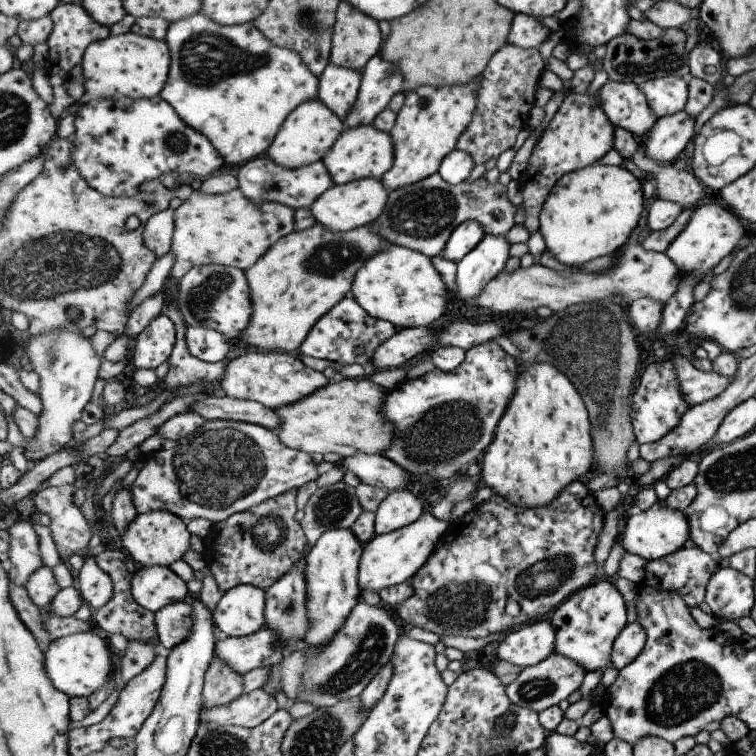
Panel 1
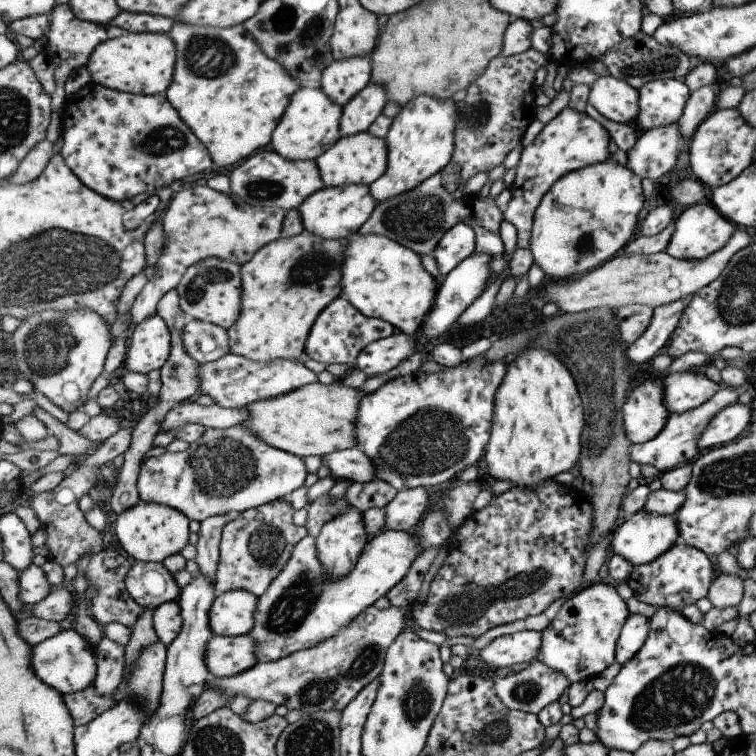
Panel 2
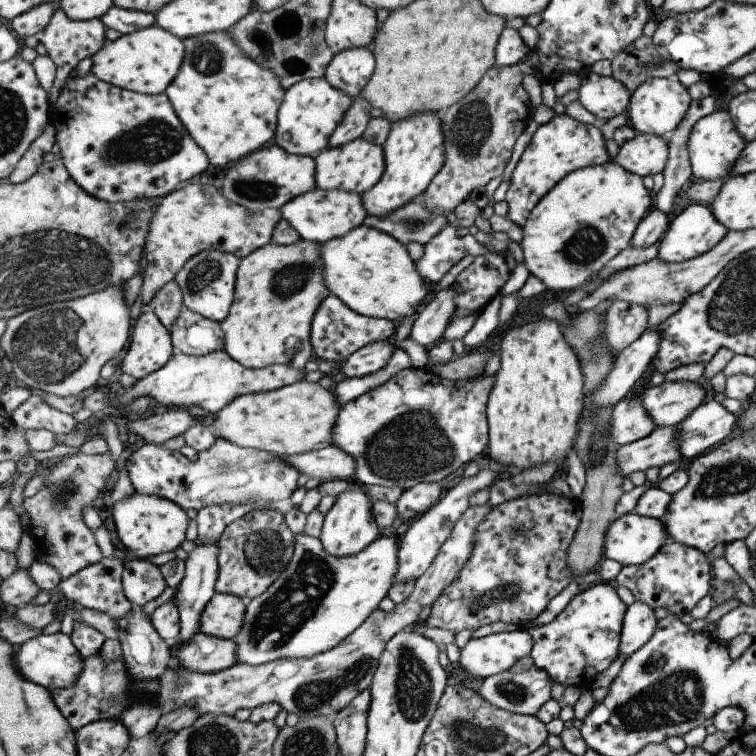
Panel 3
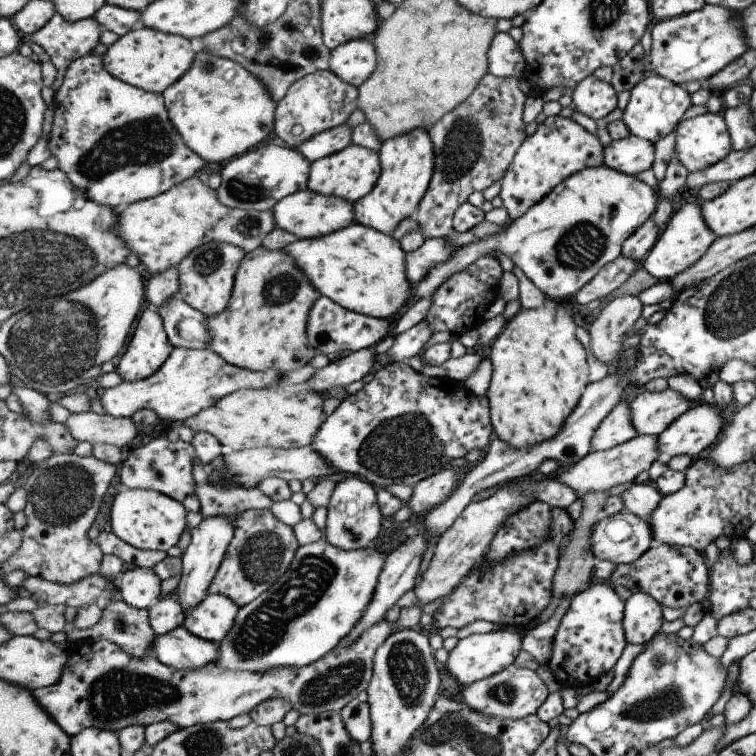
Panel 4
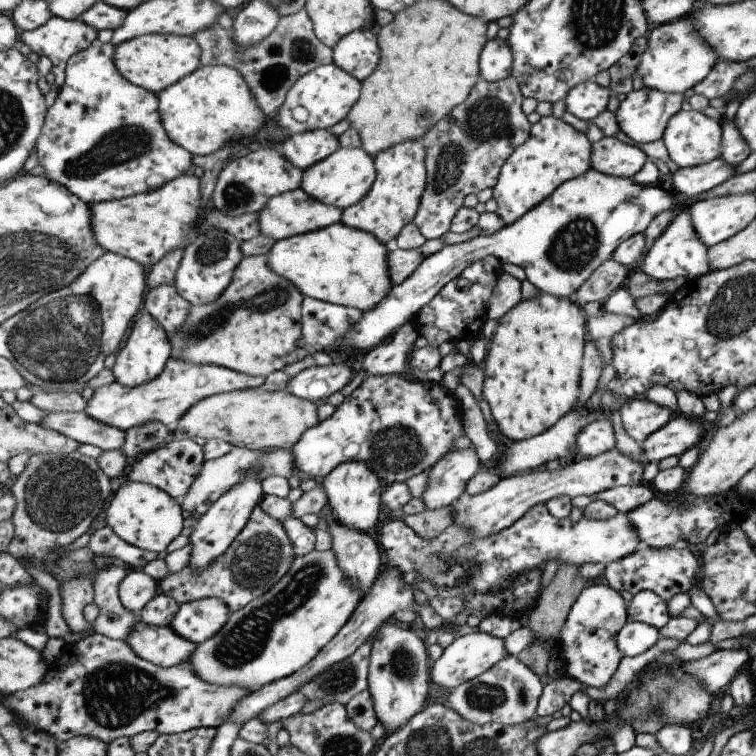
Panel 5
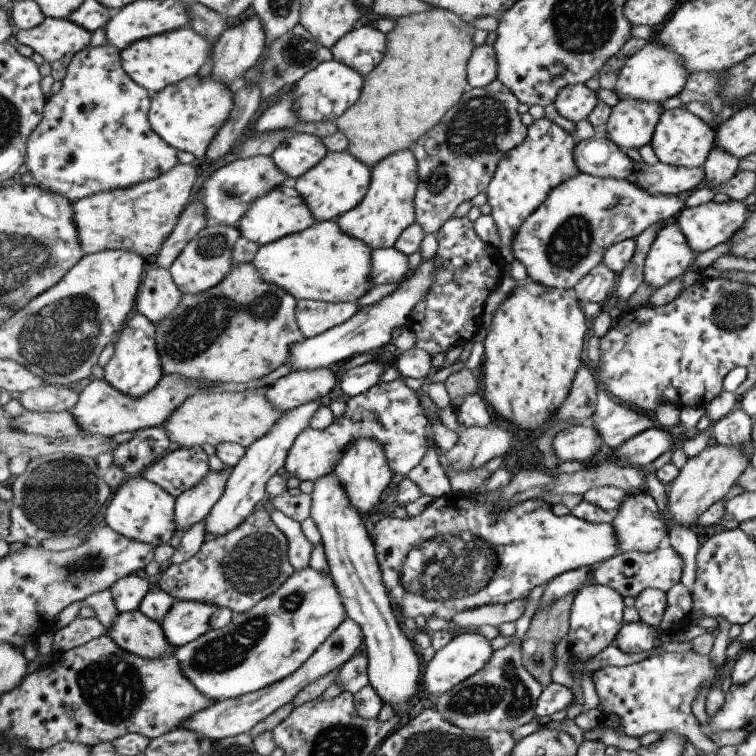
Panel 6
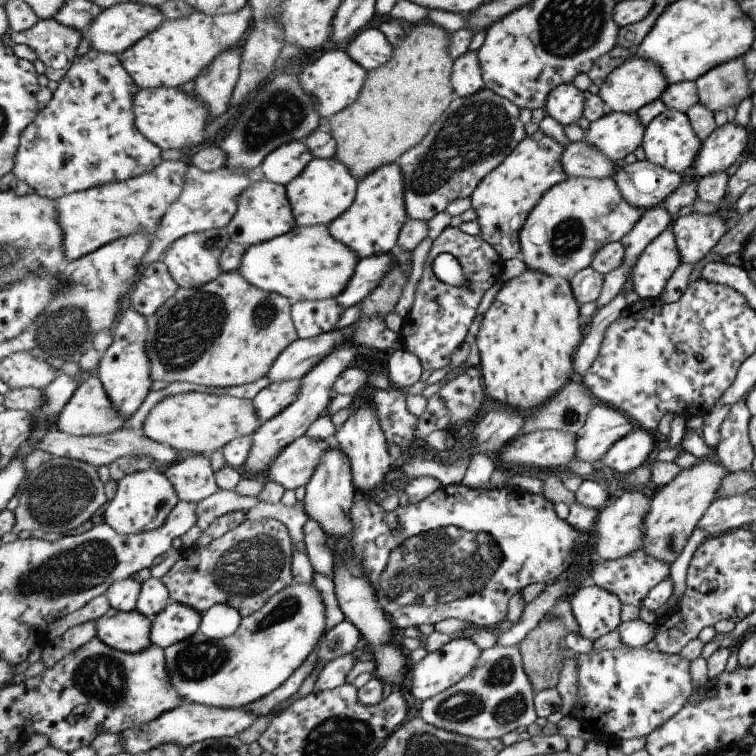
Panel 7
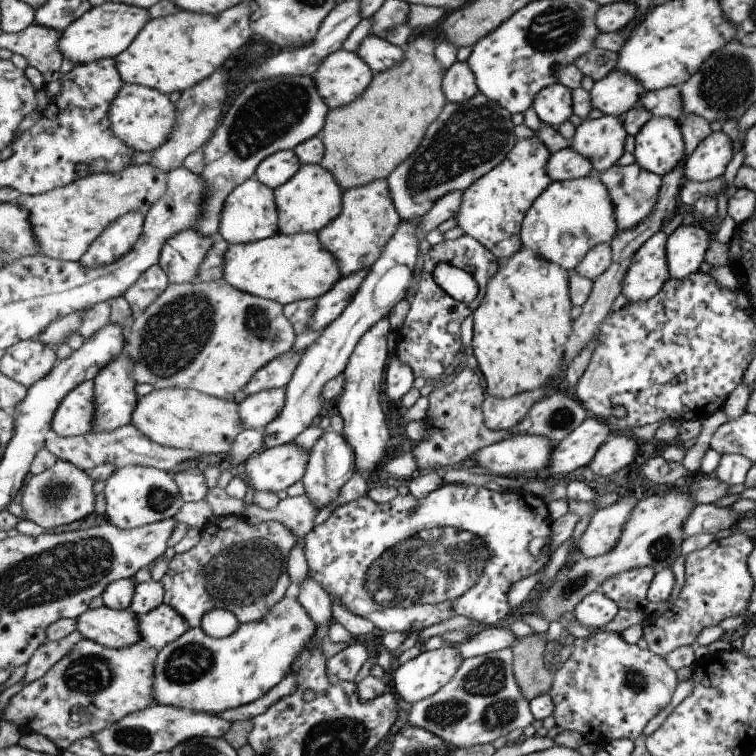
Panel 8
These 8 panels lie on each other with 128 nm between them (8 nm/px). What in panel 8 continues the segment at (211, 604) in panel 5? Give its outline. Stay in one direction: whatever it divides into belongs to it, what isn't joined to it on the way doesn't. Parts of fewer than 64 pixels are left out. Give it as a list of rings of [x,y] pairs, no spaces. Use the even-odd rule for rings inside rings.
[[[163,603],[157,610],[149,612],[147,616],[140,617],[141,636],[143,640],[149,642],[158,651],[165,646],[179,640],[181,636],[187,634],[189,622],[185,622],[184,616],[176,609]]]

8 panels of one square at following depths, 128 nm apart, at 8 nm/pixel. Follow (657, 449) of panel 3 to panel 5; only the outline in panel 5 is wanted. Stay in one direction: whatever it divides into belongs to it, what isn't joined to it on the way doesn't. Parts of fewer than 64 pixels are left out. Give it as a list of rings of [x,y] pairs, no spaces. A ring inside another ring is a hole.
[[[611,449],[605,454],[591,458],[578,458],[565,463],[561,468],[553,471],[532,471],[515,476],[502,477],[499,484],[485,492],[471,496],[463,492],[455,502],[454,523],[461,528],[471,528],[477,538],[487,538],[493,534],[501,534],[514,522],[517,522],[528,510],[538,504],[549,502],[551,498],[561,495],[593,496],[601,492],[620,486],[637,486],[644,483],[643,469],[646,465],[644,457],[632,460],[624,456],[619,450]]]

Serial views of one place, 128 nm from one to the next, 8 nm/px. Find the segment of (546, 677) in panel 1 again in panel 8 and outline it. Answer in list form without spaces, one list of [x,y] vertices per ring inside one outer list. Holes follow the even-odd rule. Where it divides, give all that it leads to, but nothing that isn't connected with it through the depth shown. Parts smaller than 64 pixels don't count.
[[[512,648],[465,659],[464,664],[457,670],[456,678],[453,678],[443,690],[411,705],[407,725],[423,727],[457,748],[489,744],[495,742],[497,738],[501,739],[511,734],[513,730],[527,728],[533,724],[536,716],[532,712],[529,698],[525,696],[520,683],[517,682],[515,661]]]

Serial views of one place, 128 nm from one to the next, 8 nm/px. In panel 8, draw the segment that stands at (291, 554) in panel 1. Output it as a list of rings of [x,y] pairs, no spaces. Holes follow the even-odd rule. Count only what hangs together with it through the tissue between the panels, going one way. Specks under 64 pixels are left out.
[[[243,515],[217,517],[201,530],[200,541],[189,551],[175,554],[168,570],[160,579],[166,590],[165,604],[176,607],[189,622],[189,628],[201,627],[203,617],[215,608],[237,614],[242,624],[259,622],[290,590],[289,554],[297,546],[297,536],[285,523],[277,521],[250,523]]]

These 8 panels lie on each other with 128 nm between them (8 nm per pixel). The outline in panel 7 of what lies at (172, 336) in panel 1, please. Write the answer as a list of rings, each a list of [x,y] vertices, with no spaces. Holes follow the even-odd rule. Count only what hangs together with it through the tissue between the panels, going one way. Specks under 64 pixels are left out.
[[[127,307],[118,318],[117,326],[112,331],[113,344],[100,358],[96,375],[104,383],[109,398],[121,412],[121,418],[129,418],[144,405],[149,394],[153,392],[153,362],[148,352],[148,318]]]

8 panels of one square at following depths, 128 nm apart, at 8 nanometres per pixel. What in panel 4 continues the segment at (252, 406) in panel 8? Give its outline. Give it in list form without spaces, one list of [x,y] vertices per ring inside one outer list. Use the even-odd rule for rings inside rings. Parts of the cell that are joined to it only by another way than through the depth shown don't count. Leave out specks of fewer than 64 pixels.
[[[364,348],[349,353],[342,359],[329,362],[322,369],[316,369],[307,383],[313,390],[326,396],[326,393],[335,386],[343,388],[365,378],[371,370],[374,370],[375,363],[381,359],[382,355],[376,353],[373,348]]]

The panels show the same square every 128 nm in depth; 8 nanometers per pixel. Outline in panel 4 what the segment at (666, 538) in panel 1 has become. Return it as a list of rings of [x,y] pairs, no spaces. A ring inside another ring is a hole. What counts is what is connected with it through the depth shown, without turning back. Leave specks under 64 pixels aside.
[[[624,510],[612,517],[602,518],[593,528],[593,554],[598,560],[607,560],[617,565],[628,565],[637,562],[650,549],[652,528],[647,519]]]

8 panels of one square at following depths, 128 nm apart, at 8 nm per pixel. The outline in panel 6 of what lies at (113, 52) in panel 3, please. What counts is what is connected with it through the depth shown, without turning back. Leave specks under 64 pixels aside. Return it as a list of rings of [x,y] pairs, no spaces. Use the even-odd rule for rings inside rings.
[[[185,26],[137,41],[135,45],[121,51],[121,54],[127,74],[150,93],[156,94],[166,86],[199,74],[199,70],[209,61],[212,49],[212,42],[205,35],[199,34],[192,26]]]

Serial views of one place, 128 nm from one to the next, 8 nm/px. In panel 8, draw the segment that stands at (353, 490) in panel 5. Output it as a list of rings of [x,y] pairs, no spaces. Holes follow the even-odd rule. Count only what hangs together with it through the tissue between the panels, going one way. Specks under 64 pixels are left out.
[[[383,318],[357,345],[349,366],[345,369],[345,390],[343,396],[335,403],[340,416],[343,418],[343,435],[345,440],[356,450],[357,473],[365,479],[374,472],[377,473],[379,462],[387,454],[387,442],[389,442],[389,427],[387,426],[387,416],[383,412],[381,404],[381,382],[386,378],[387,362],[389,358],[389,334],[392,331],[389,318]]]

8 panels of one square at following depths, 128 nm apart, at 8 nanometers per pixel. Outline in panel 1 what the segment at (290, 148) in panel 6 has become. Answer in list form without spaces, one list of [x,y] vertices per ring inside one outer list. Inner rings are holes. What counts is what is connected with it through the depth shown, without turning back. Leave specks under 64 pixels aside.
[[[380,55],[374,57],[362,72],[363,83],[358,95],[357,103],[344,120],[347,128],[358,128],[364,125],[374,125],[377,116],[380,116],[389,106],[391,98],[404,90],[404,77],[400,67],[385,61]]]

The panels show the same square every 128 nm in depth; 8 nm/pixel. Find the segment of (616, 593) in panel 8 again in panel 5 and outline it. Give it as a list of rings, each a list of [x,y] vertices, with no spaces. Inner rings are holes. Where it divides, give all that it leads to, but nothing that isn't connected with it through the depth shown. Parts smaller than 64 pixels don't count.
[[[642,545],[635,554],[608,564],[604,578],[615,590],[627,590],[633,595],[642,590],[649,590],[657,594],[663,602],[668,602],[675,594],[688,594],[690,589],[699,587],[699,574],[700,566],[686,546],[649,548]]]

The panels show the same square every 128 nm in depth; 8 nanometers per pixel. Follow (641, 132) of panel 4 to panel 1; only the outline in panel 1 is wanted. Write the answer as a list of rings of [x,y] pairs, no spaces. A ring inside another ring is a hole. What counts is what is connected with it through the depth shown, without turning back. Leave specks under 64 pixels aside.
[[[680,76],[649,80],[643,86],[643,92],[657,119],[680,113],[688,101],[687,81]]]

